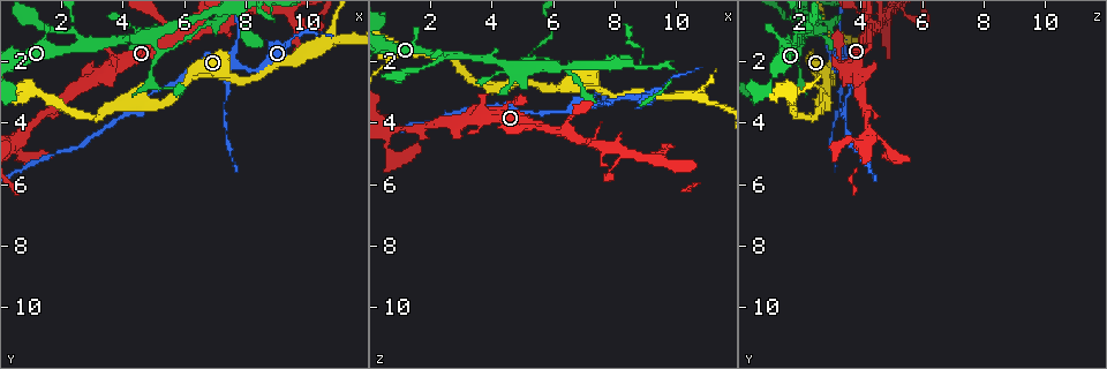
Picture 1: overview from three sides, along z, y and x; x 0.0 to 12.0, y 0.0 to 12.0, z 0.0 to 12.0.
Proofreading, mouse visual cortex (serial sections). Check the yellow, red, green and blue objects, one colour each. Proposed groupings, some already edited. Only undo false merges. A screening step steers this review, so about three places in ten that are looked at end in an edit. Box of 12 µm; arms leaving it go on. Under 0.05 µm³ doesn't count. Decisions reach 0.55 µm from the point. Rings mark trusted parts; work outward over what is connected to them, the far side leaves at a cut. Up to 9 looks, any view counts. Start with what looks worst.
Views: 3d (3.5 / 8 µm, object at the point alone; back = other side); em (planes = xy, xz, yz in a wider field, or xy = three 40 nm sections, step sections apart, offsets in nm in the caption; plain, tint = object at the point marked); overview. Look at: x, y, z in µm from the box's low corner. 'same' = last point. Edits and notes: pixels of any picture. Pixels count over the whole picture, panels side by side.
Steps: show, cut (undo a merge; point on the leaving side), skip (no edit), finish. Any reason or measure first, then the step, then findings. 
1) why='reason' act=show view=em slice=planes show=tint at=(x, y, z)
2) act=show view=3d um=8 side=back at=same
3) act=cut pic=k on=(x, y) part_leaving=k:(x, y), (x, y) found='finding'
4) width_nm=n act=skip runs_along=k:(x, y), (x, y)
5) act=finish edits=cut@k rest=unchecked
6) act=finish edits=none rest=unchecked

why='four-way junction' act=show view=3d um=3.5 at=(7.7, 2.1, 3.2)

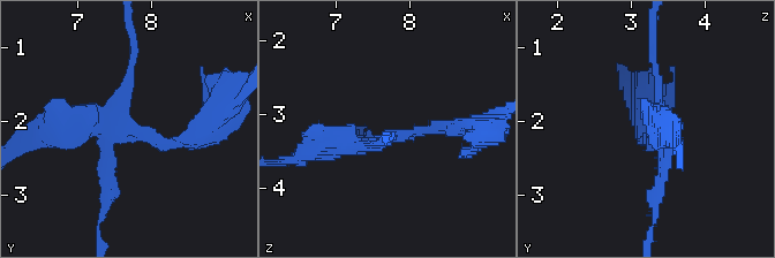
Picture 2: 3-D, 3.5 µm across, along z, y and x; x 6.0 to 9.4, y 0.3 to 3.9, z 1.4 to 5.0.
arms=4 arm_widths_nm=150,150,200,350 act=show view=em slice=xy step=1 show=tint at=same

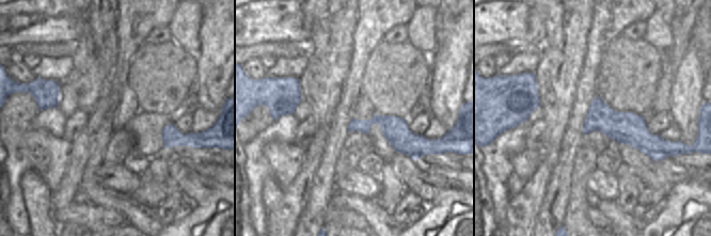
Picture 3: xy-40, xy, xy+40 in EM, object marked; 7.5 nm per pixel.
act=cut pic=2 on=(111, 179) found='a second cell is stuck on'

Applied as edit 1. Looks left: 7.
why='thin neck' act=show view=3d um=3.5 at=(2.5, 1.5, 1.9)

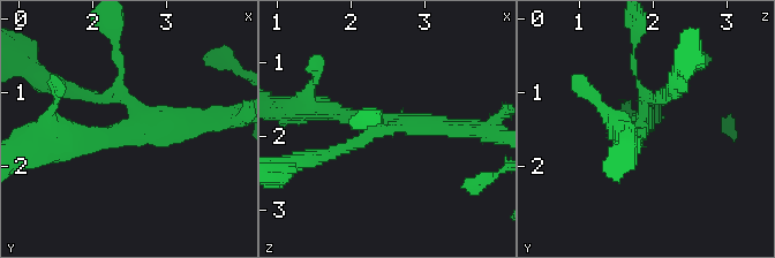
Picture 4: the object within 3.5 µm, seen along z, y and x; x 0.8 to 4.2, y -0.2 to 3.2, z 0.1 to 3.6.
arms=4 arm_widths_nm=100,150,250,300 act=show view=em slice=xy step=2 show=tint at=(2.45, 1.50, 1.80)

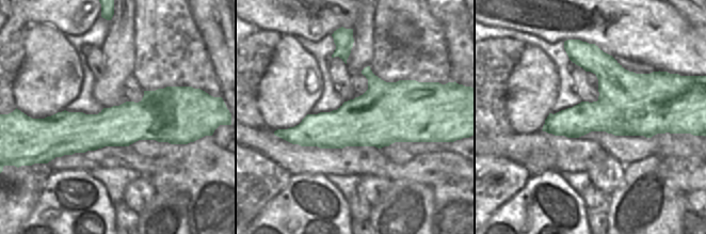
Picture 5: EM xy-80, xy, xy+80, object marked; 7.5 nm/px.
act=skip runs_along=5:(186, 106), (123, 125), (47, 125) found='all the same cell'

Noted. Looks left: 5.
why='branch point' act=show view=3d um=8 at=(4.9, 1.0, 2.2)

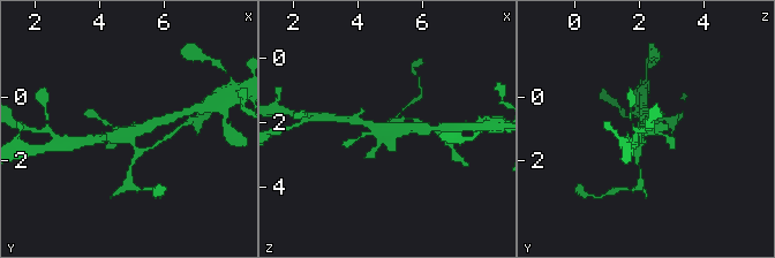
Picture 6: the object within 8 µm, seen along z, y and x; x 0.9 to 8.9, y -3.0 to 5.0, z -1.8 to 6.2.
why='now the EM' act=show view=em slice=xy step=5 show=tint at=(5.0, 1.0, 2.1)

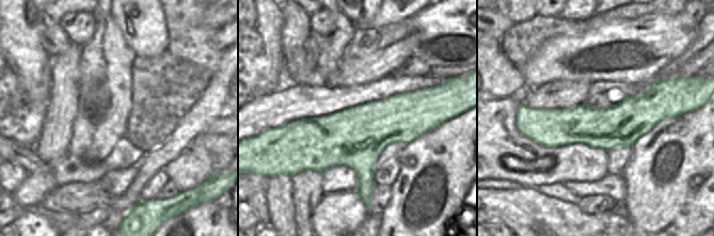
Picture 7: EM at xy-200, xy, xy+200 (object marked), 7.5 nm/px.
act=skip runs_along=6:(102, 138), (164, 120) found='one cell here'

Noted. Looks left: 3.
why='three arms meet' act=show view=3d um=3.5 at=(10.7, 1.4, 3.2)

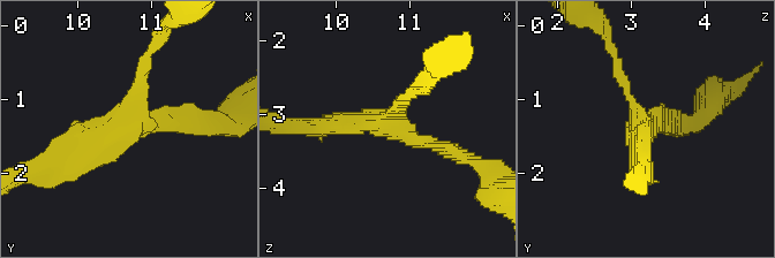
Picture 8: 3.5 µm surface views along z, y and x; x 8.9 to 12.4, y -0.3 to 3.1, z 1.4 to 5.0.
arms=3 arm_widths_nm=150,200,250 act=show view=em slice=xy step=3 show=tint at=(10.60, 1.40, 3.10)

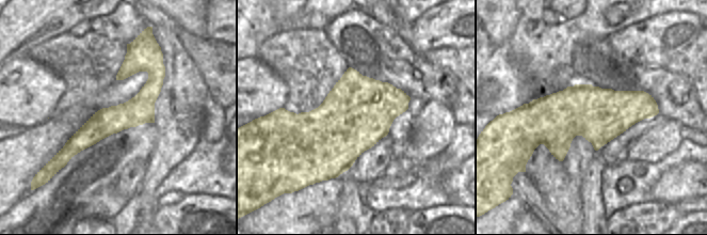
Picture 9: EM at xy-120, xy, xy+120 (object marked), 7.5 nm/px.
act=skip runs_along=9:(137, 49), (153, 88), (65, 159) found='one cell here'

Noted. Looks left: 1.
act=finish edits=cut@2 rest=unchecked

